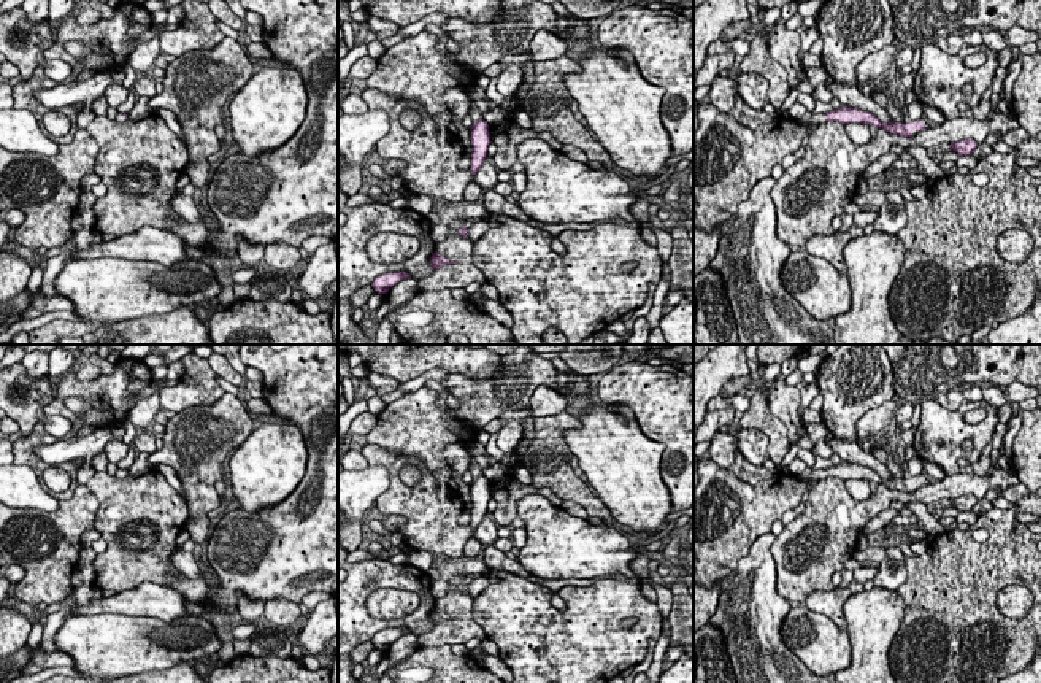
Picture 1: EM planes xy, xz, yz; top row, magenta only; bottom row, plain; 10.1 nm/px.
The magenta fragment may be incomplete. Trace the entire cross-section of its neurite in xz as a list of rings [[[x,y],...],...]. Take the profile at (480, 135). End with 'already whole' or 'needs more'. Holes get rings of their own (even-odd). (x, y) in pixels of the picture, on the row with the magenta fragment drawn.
[[[470,100],[470,116],[471,116],[471,129],[470,129],[470,138],[473,151],[470,154],[471,157],[471,167],[470,172],[476,175],[476,172],[481,168],[482,162],[487,159],[487,148],[492,143],[490,133],[489,133],[489,124],[482,119],[479,108],[473,100]]]; needs more

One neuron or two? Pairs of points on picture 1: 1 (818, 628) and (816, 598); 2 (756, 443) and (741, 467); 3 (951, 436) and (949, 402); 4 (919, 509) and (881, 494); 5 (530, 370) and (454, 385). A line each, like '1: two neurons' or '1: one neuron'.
1: two neurons
2: two neurons
3: two neurons
4: two neurons
5: one neuron

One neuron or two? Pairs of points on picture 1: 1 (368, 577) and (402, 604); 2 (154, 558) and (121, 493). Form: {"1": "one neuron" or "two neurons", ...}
{"1": "two neurons", "2": "one neuron"}

